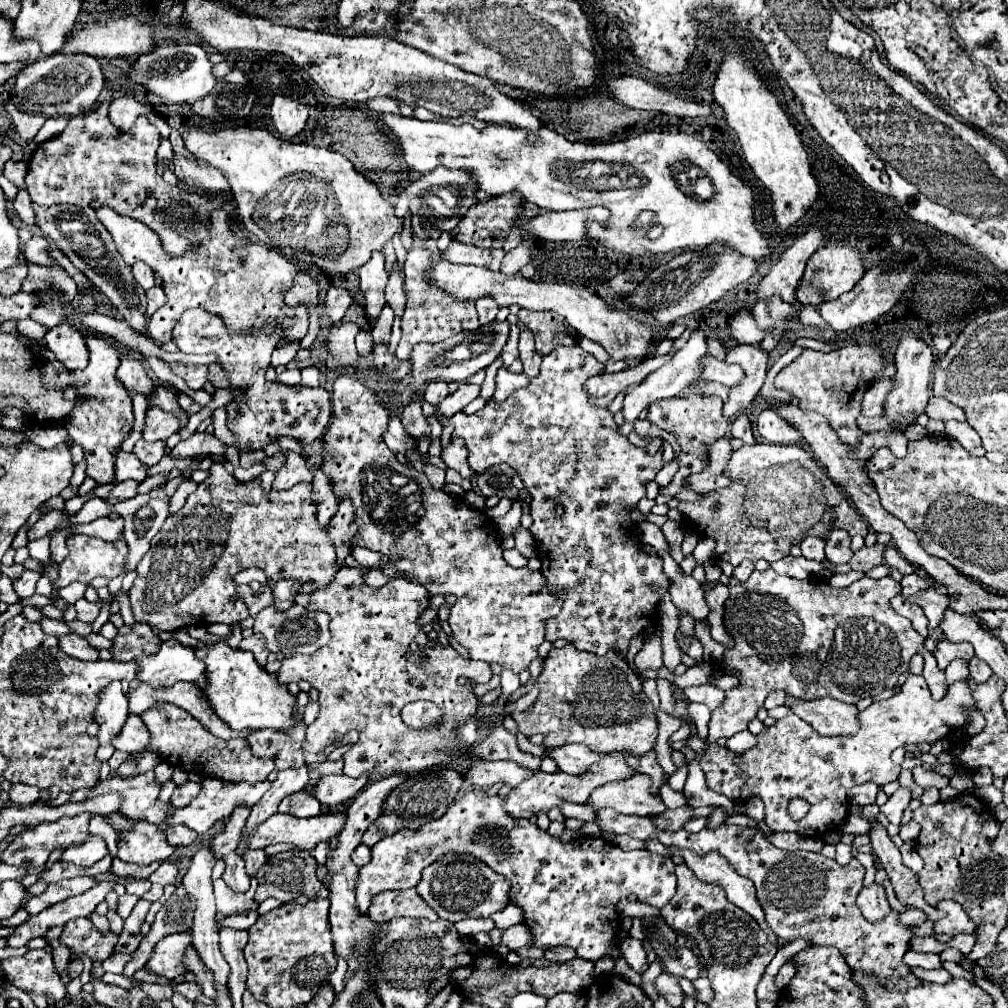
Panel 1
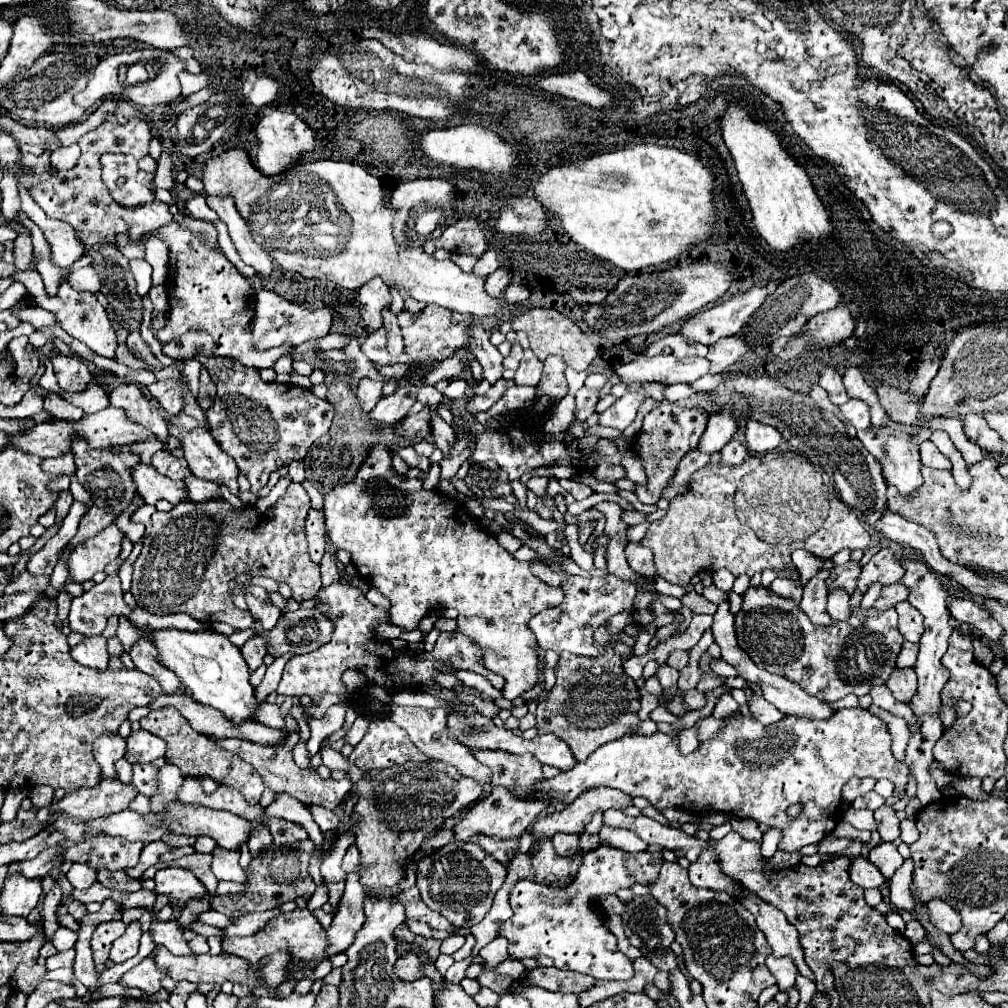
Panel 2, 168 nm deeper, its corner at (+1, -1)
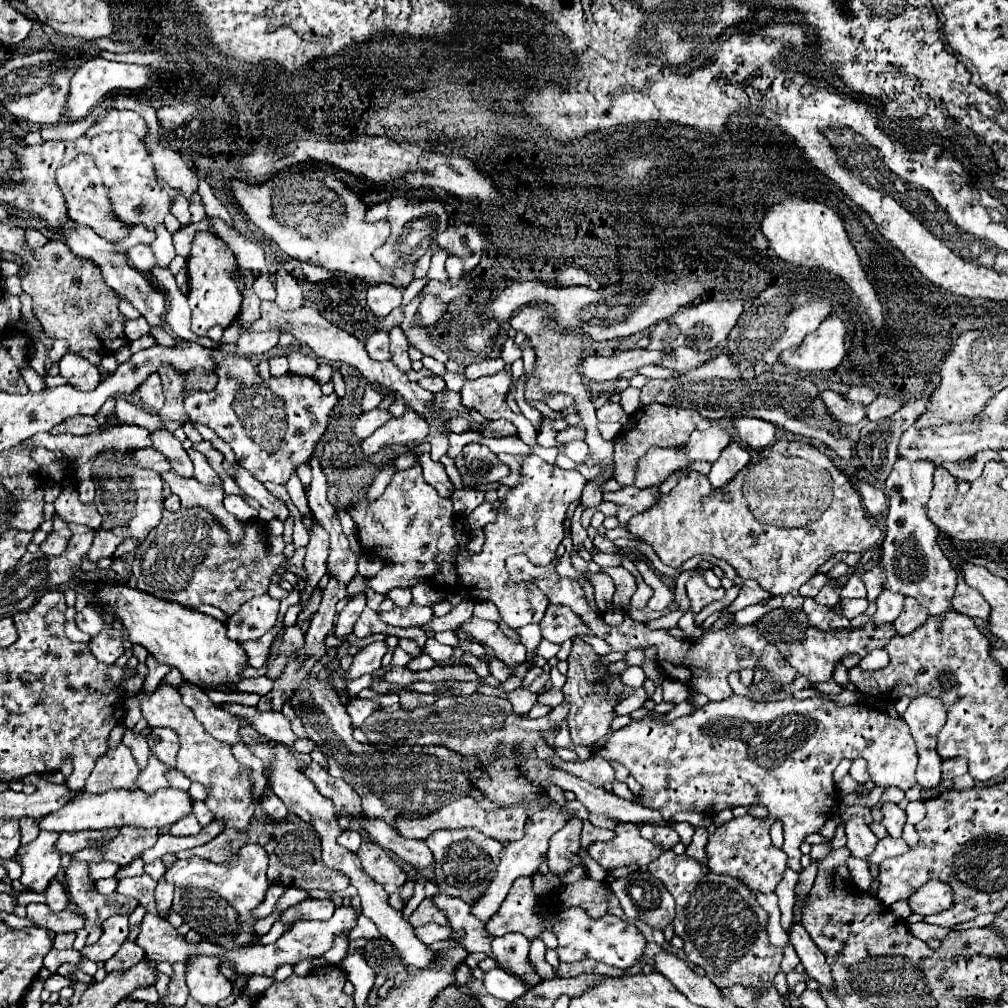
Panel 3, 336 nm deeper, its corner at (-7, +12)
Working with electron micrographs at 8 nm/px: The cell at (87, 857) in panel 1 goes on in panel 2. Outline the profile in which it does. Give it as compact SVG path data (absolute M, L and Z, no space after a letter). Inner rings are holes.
M74 863L68 871L68 881L76 887L76 889L86 889L96 881L96 871L90 865L82 865L82 863Z

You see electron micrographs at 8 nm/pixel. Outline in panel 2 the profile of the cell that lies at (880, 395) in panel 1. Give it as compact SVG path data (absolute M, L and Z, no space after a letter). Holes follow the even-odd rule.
M850 399L842 407L844 417L856 427L856 429L868 429L870 427L870 407L862 399Z

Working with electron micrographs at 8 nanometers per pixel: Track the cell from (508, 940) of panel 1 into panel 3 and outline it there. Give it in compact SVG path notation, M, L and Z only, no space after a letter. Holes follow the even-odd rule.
M506 934L502 938L494 938L494 942L492 942L492 952L494 952L496 960L500 962L500 966L508 974L526 978L528 984L534 986L534 984L538 984L540 978L534 972L534 968L530 968L530 964L526 962L528 948L530 948L530 940L526 940L522 934Z

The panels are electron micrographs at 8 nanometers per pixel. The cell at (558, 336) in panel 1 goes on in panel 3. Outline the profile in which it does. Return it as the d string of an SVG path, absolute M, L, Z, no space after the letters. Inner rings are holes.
M524 306L512 320L510 320L510 326L516 330L516 332L522 332L528 340L528 346L532 346L536 350L536 362L534 362L534 370L526 382L526 400L532 402L532 400L542 400L542 396L546 392L564 392L564 394L570 394L574 398L574 410L576 414L580 416L582 424L586 426L586 444L590 448L590 454L592 458L596 460L598 466L602 466L602 472L590 480L582 492L582 506L584 508L596 508L600 506L602 502L602 488L604 484L612 478L614 470L614 443L613 441L606 441L600 432L596 430L596 424L598 424L598 418L596 418L596 408L590 400L590 392L588 388L584 386L584 380L578 372L580 368L580 360L582 360L582 346L586 342L586 336L584 334L578 334L578 332L558 332L554 330L550 318L548 318L548 312L546 312L546 306Z

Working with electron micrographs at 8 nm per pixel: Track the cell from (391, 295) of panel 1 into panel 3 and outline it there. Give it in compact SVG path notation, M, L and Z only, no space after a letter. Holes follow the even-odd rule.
M394 326L390 330L390 352L392 352L392 362L402 370L408 372L410 370L410 358L408 358L408 338L402 332L400 326Z

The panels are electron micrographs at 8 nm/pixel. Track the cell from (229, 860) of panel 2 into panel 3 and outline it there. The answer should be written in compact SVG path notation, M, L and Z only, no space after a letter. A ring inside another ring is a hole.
M160 682L150 696L146 696L144 690L140 690L138 704L140 704L142 716L148 722L148 726L152 726L152 728L166 726L180 734L180 752L176 758L176 768L180 772L184 772L192 782L200 782L202 786L210 788L208 796L204 800L204 804L210 808L210 812L216 818L226 820L226 828L244 830L250 824L250 818L254 812L254 802L252 802L252 794L250 794L252 784L248 778L250 770L234 760L230 746L220 740L214 740L202 728L202 724L196 720L194 712L190 712L190 708L186 708L182 704L180 692L176 688L172 688L168 682Z

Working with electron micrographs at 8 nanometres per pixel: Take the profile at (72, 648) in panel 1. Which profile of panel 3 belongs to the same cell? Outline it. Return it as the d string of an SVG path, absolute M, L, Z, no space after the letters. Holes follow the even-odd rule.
M114 626L104 628L98 636L92 638L92 642L88 646L90 646L92 654L96 656L96 660L104 662L104 664L114 664L124 654L122 632Z

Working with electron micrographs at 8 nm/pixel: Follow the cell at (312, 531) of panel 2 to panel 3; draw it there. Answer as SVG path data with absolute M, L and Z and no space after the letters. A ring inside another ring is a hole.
M318 526L310 532L310 542L306 546L306 556L304 556L304 570L308 574L306 584L304 584L304 592L300 598L300 606L306 606L306 600L310 598L310 594L314 592L314 588L318 586L318 580L326 574L326 558L328 558L328 546L330 546L330 536L328 532Z

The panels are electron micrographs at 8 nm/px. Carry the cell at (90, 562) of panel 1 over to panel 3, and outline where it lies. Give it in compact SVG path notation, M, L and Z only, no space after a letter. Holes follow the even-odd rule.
M98 530L96 532L96 538L92 542L92 548L88 550L88 558L92 562L98 562L104 556L112 556L114 550L116 550L116 546L120 542L122 542L122 538L116 536L114 532L110 532L110 530Z

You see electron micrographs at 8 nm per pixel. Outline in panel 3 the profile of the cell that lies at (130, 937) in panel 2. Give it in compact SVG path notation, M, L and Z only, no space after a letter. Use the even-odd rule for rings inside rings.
M126 940L120 946L120 950L110 960L106 960L104 970L106 970L106 974L110 974L110 972L122 972L122 970L132 968L134 964L138 964L138 960L142 960L142 958L144 958L142 948L136 942Z

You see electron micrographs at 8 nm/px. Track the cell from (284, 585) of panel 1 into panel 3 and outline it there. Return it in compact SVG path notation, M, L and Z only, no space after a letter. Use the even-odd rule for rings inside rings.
M268 594L248 600L238 608L236 614L232 614L226 622L228 638L236 642L246 640L258 640L264 636L278 620L278 600L272 600ZM242 622L242 624L240 624Z

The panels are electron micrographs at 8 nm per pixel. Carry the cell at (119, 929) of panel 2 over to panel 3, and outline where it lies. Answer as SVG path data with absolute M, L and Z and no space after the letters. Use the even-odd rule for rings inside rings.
M110 916L102 924L102 928L104 928L104 932L102 932L100 940L86 948L88 960L106 962L122 946L122 940L126 940L126 936L129 934L129 917Z

